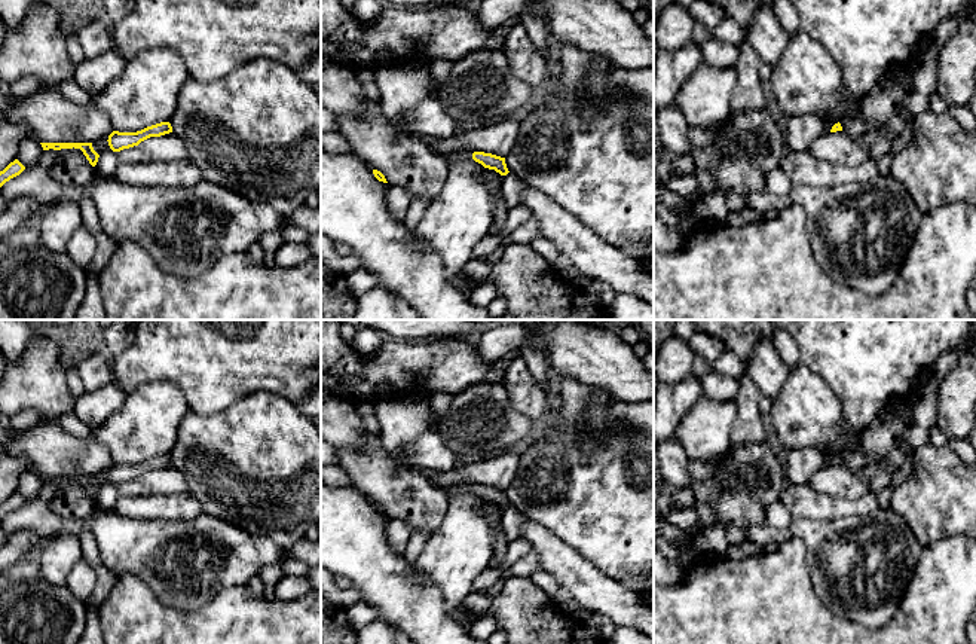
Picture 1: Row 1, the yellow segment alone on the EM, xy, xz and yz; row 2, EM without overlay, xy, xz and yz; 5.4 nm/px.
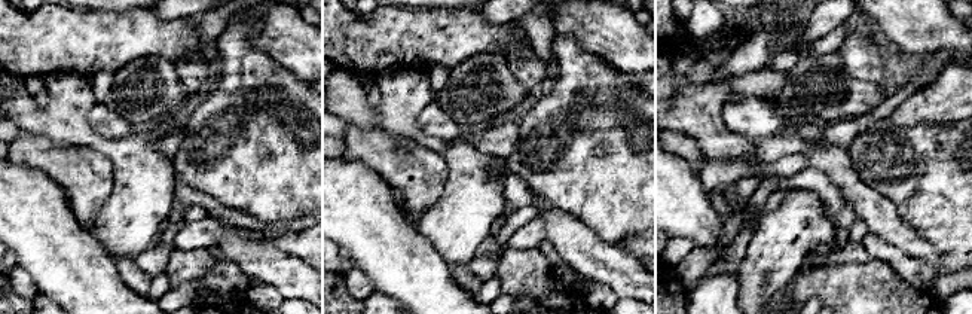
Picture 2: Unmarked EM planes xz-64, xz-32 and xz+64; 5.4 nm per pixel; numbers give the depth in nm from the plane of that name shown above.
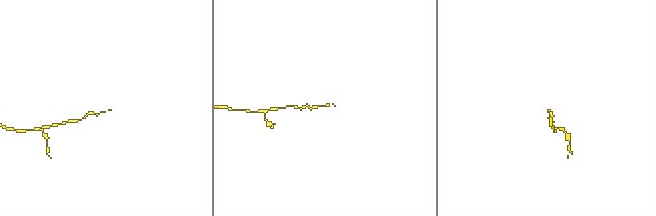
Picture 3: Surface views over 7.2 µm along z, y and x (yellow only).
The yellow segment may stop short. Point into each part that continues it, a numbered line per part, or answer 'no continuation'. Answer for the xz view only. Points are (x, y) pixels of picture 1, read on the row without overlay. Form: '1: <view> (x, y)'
no continuation

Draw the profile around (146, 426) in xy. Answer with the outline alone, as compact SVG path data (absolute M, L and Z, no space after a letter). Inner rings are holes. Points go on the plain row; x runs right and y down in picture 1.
M152 381L128 394L123 406L92 430L91 436L108 449L113 464L137 466L171 454L177 442L178 425L189 412L187 397L175 382Z

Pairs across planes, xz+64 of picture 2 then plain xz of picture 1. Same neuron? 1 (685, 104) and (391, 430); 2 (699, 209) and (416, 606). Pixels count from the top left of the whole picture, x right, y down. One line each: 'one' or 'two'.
1: two
2: one

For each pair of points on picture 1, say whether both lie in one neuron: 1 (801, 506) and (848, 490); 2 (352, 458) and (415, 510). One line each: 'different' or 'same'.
1: different
2: same

